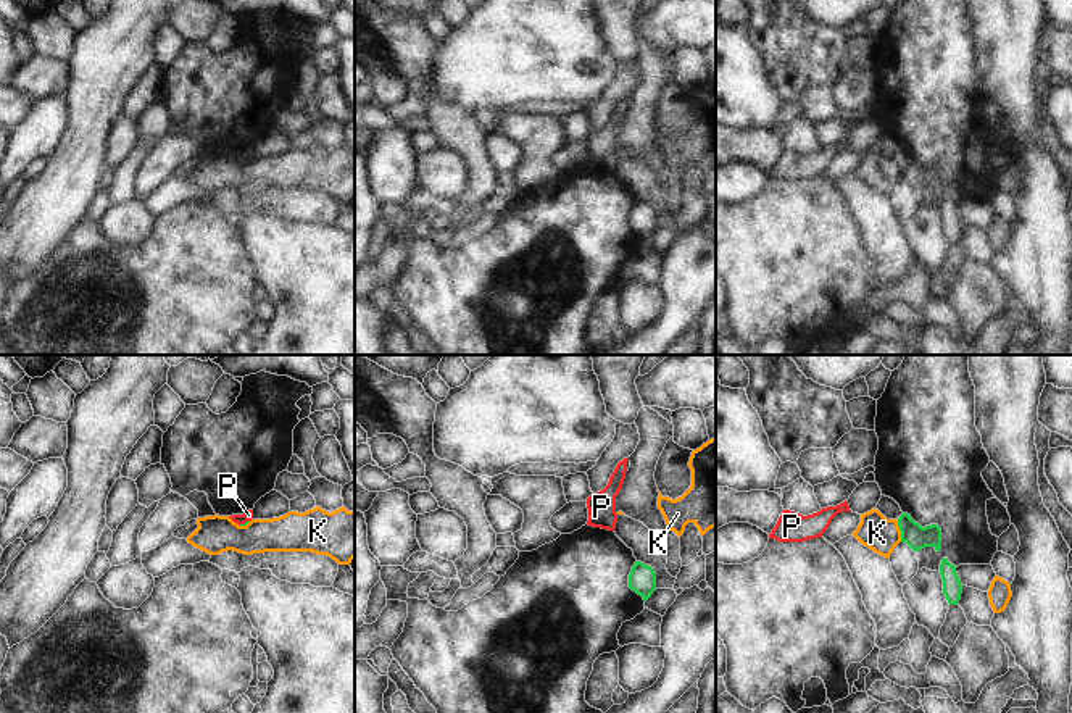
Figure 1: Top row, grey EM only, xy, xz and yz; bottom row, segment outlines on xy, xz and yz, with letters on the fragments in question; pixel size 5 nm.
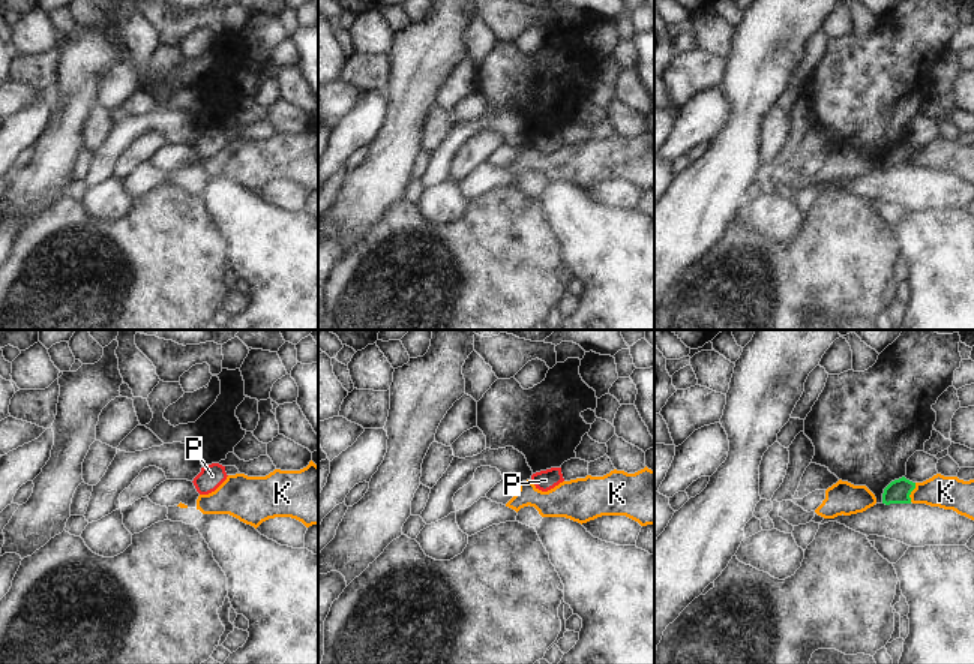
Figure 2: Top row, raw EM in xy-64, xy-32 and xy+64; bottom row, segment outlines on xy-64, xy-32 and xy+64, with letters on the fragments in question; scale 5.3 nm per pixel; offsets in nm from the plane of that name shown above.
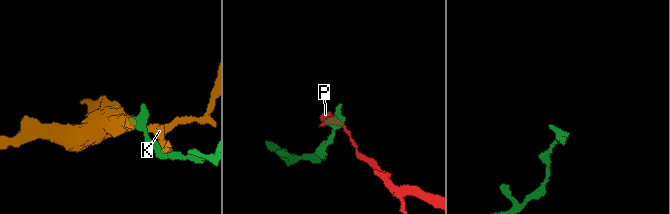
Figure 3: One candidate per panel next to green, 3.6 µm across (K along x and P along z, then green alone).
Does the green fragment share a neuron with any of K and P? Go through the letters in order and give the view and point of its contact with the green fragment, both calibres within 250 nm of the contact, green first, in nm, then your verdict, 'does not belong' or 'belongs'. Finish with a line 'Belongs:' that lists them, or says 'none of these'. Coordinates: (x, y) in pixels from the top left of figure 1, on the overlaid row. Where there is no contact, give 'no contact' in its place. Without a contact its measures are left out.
K: meets green in yz at (900, 529); 120 nm thick on the green side, 170 nm on the other; does not belong
P: meets green in xy at (245, 523); 20 nm thick on the green side, 50 nm on the other; does not belong
Belongs: none of these

